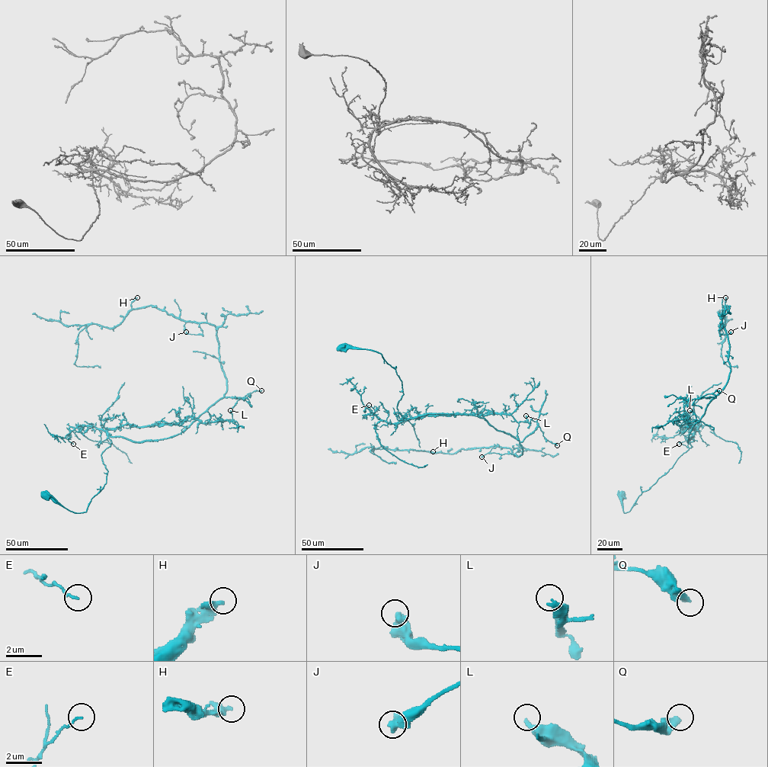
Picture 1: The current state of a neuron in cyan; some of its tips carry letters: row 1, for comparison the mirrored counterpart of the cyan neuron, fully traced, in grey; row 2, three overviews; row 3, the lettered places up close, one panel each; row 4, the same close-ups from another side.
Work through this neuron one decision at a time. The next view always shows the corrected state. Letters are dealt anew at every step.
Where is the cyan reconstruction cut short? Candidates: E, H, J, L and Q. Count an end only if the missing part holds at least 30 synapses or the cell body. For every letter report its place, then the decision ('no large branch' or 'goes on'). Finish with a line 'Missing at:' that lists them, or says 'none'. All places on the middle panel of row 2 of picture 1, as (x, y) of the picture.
E: (369, 405) | no large branch
H: (433, 451) | no large branch
J: (481, 457) | no large branch
L: (526, 415) | no large branch
Q: (557, 445) | no large branch
Missing at: none

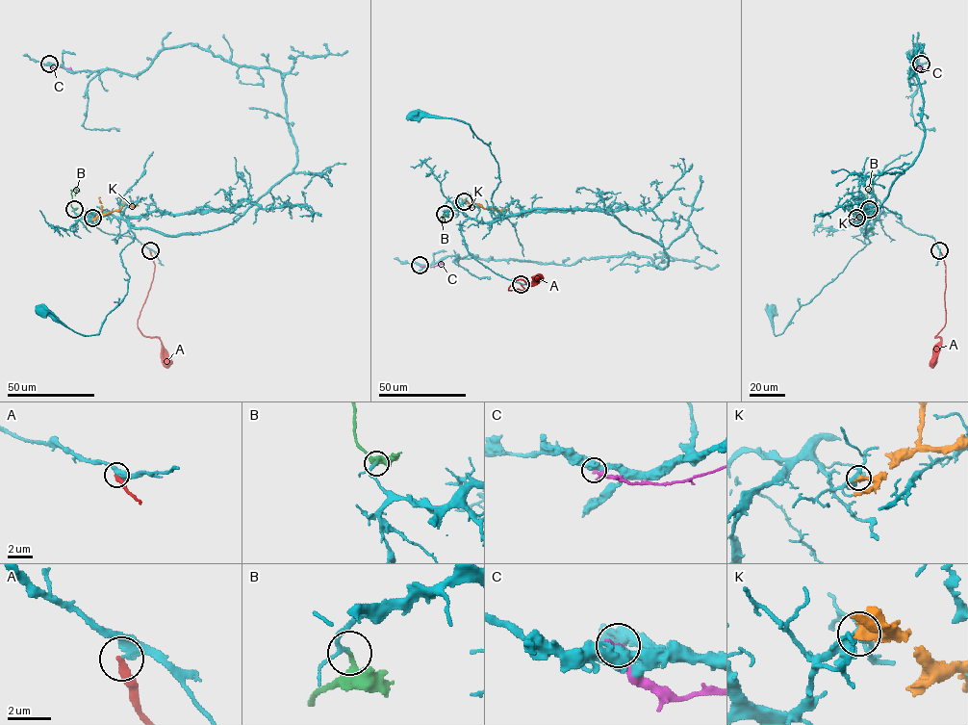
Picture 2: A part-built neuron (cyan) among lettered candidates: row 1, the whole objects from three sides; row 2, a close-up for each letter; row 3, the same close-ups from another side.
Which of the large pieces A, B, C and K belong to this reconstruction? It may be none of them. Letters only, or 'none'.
B

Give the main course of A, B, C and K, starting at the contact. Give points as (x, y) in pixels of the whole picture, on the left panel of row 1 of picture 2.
A: (149, 250), (154, 271), (138, 328), (145, 336), (160, 340), (168, 368)
B: (74, 209), (71, 194), (75, 188), (75, 195)
C: (48, 64), (53, 67), (72, 70)
K: (92, 218), (118, 211), (125, 203), (139, 205)

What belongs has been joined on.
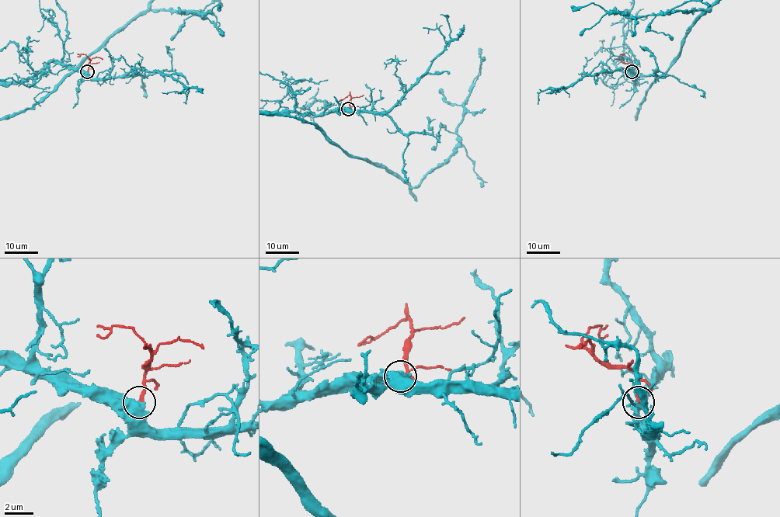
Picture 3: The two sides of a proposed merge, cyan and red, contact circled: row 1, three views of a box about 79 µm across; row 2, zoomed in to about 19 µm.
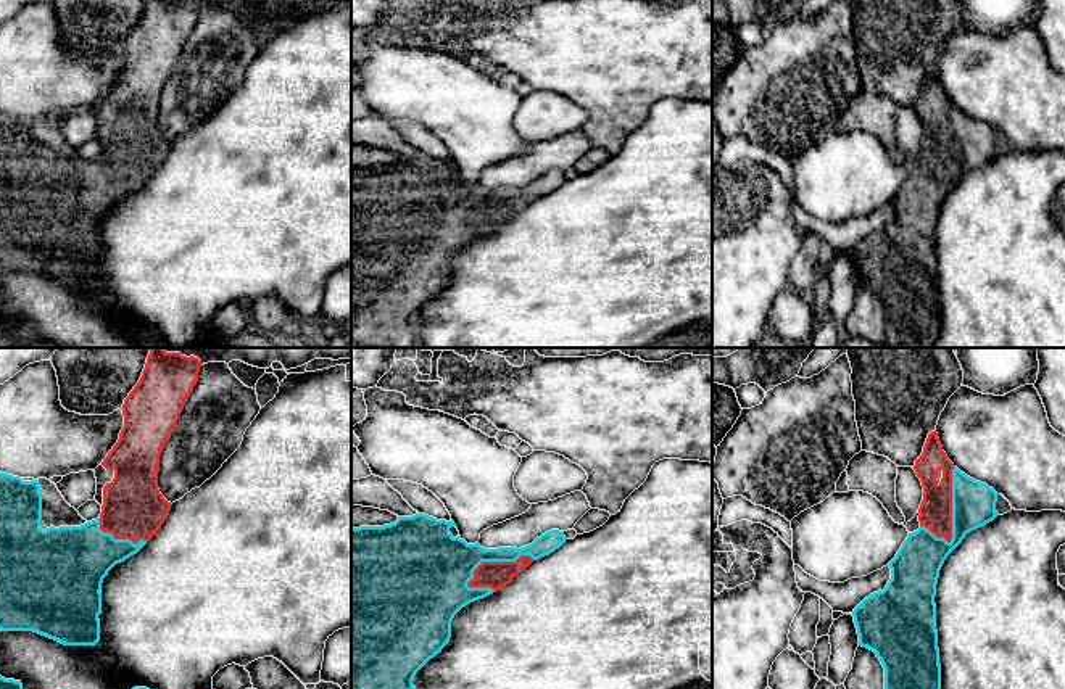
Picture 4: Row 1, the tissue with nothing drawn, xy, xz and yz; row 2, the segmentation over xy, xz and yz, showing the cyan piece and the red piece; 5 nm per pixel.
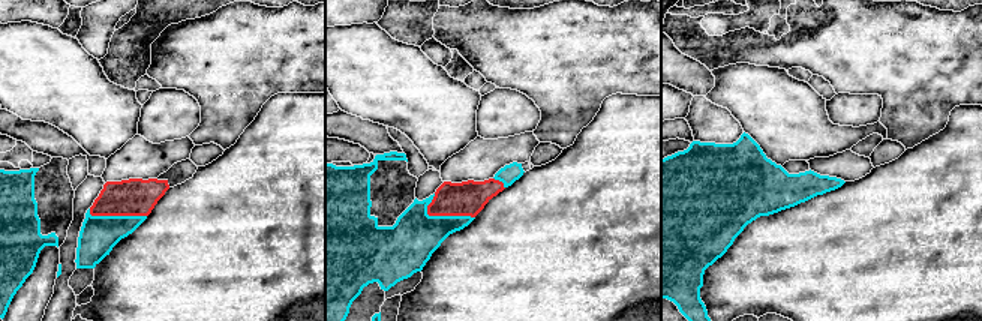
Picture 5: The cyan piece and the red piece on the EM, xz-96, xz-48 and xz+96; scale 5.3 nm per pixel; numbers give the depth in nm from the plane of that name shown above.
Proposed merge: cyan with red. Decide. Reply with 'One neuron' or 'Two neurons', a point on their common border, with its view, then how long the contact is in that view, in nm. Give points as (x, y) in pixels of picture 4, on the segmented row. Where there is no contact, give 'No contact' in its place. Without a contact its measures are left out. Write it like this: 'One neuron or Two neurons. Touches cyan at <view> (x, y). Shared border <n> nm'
One neuron. Touches cyan at yz (953, 506). Shared border 380 nm

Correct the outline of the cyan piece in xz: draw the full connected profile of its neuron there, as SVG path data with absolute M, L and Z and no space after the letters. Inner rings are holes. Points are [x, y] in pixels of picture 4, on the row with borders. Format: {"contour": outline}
{"contour": "M416 514L412 517L398 517L395 523L383 526L351 528L351 689L416 689L412 686L416 673L450 642L451 621L462 607L496 592L499 588L509 584L512 578L527 568L533 560L549 555L566 543L564 531L551 530L520 549L485 549L479 543L467 544L461 536L454 538L450 533L451 526L456 526L453 520L437 520L425 514Z"}

